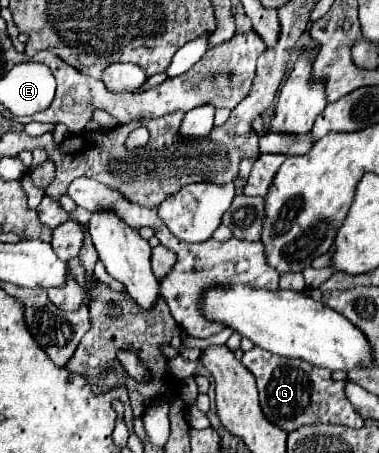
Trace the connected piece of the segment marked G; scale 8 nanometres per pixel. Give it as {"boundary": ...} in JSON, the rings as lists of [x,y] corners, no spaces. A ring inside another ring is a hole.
{"boundary":[[[253,348],[243,354],[241,360],[257,380],[259,402],[265,418],[285,432],[293,432],[307,424],[343,424],[361,428],[363,418],[353,410],[343,394],[345,382],[333,382],[329,370],[315,368],[307,362],[293,362],[283,356],[273,356],[261,348]]]}

